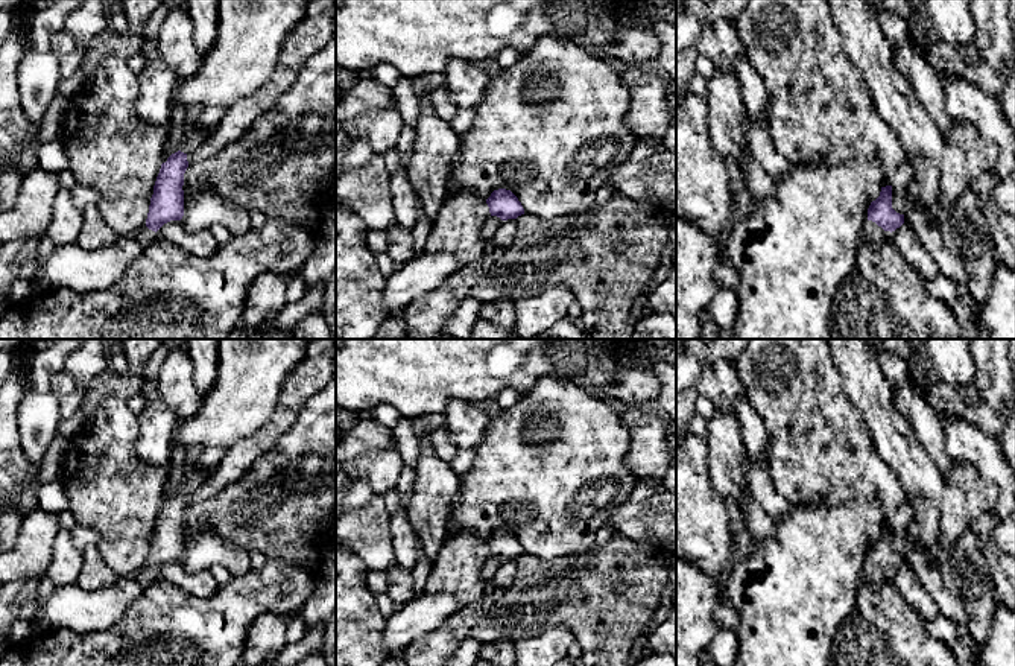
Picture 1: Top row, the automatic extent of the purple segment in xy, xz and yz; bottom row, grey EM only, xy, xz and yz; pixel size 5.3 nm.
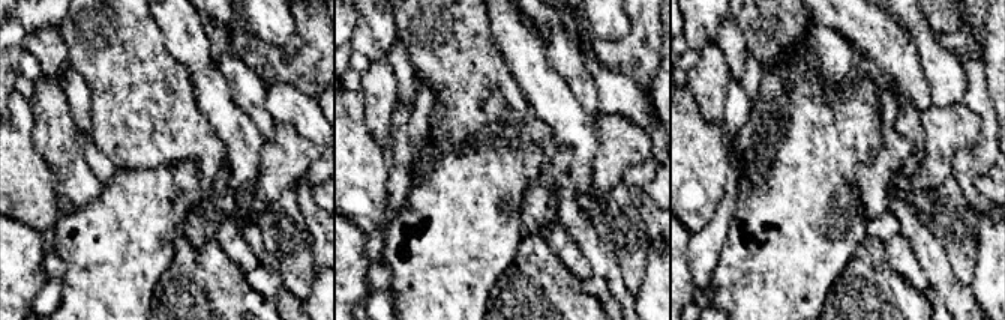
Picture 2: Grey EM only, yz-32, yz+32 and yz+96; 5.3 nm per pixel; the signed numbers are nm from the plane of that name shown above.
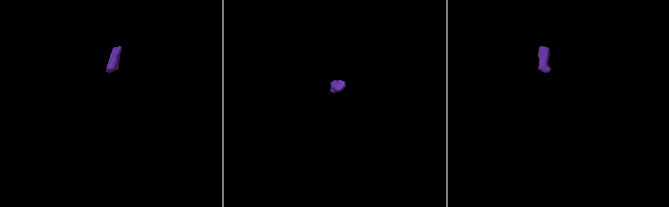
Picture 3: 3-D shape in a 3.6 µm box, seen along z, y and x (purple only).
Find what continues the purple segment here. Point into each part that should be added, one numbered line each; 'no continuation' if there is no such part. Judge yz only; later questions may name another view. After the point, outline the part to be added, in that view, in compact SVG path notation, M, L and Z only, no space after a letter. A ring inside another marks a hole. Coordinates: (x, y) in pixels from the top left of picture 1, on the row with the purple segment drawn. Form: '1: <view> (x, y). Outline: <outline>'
1: yz (900, 198). Outline: M907 155L900 164L895 178L892 179L892 208L906 214L910 208L910 198L907 193L907 184L913 179L913 160Z
2: yz (872, 233). Outline: M868 220L865 228L863 228L863 239L866 242L872 242L872 243L881 245L886 240L892 239L892 233L890 231L884 231L875 222Z

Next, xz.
1: xz (493, 222). Outline: M489 216L482 228L482 237L485 242L494 236L494 231L503 224L503 220L497 216Z

